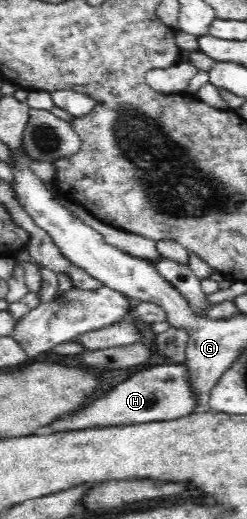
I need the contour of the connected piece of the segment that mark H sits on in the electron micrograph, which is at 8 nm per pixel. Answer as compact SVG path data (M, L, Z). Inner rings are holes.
M154 363L150 368L137 369L137 375L118 383L109 393L93 401L89 407L75 411L69 421L57 419L51 423L53 433L81 431L91 427L121 427L133 423L179 419L196 411L196 395L192 390L188 371L184 363Z

